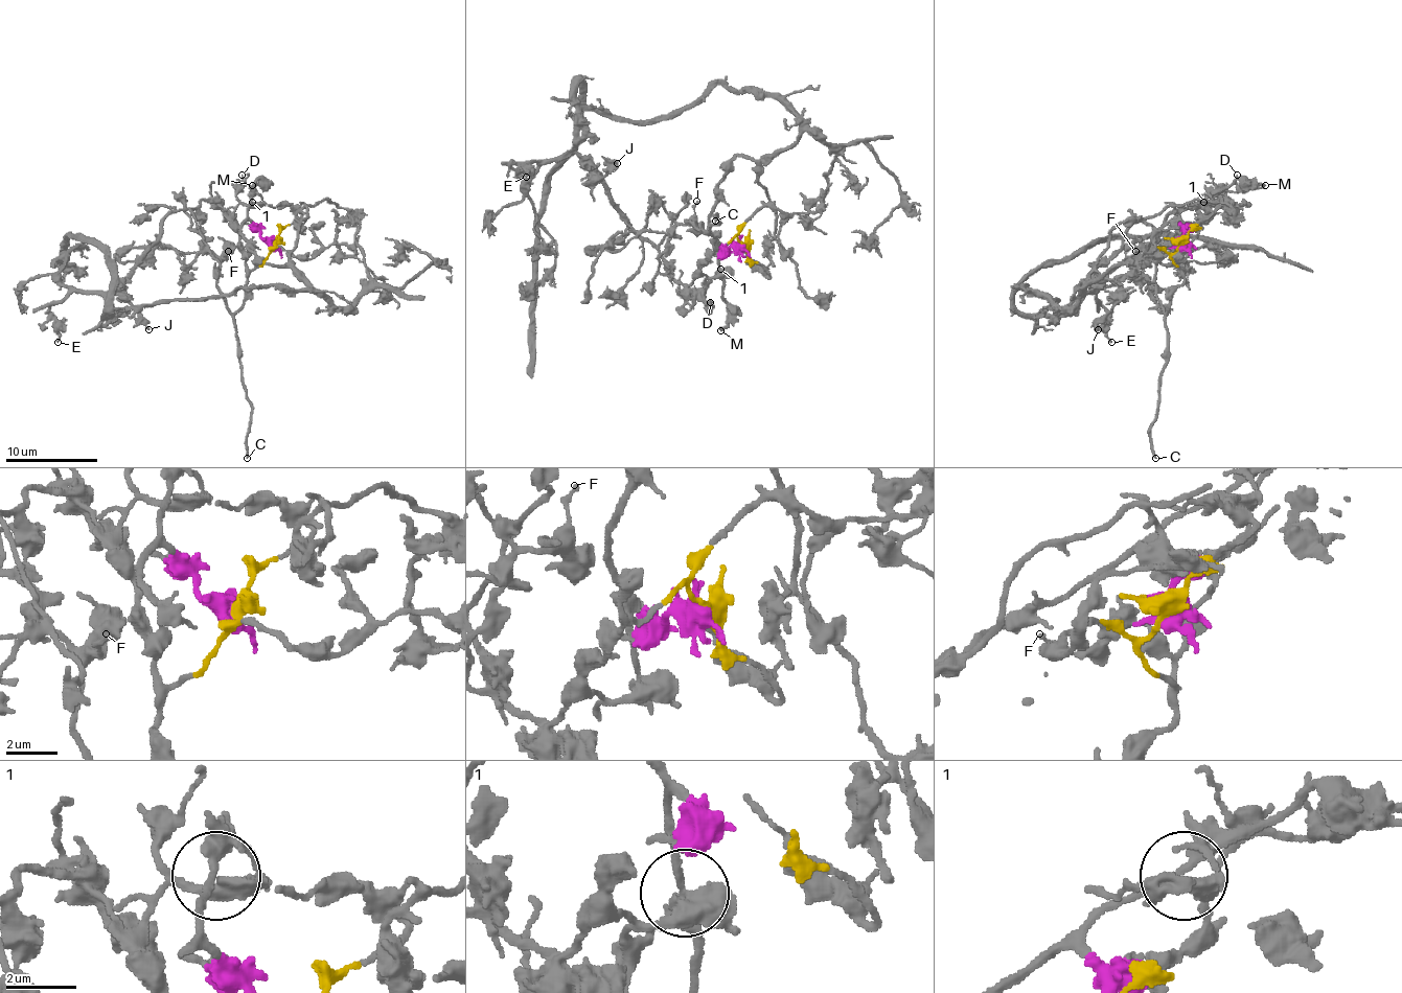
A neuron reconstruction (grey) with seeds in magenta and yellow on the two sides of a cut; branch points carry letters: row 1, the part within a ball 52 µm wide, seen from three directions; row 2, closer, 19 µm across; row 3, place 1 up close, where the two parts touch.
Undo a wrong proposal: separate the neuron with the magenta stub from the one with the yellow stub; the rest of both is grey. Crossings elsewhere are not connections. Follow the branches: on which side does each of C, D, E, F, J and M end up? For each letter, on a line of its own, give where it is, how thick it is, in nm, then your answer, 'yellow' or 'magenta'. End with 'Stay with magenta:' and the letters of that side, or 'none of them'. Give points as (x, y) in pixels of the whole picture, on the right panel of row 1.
C: at (1155, 458); 190 nm thick; yellow
D: at (1237, 175); 140 nm thick; yellow
E: at (1111, 342); 160 nm thick; magenta
F: at (1135, 251); 160 nm thick; yellow
J: at (1098, 329); 220 nm thick; magenta
M: at (1265, 185); 240 nm thick; magenta
Stay with magenta: E, J, M

